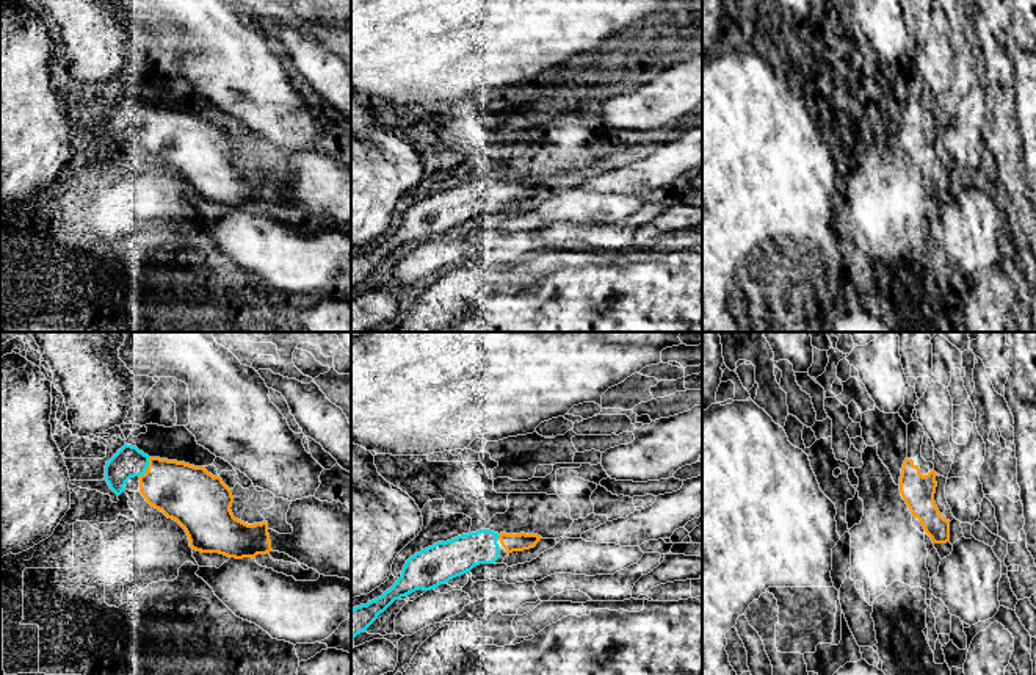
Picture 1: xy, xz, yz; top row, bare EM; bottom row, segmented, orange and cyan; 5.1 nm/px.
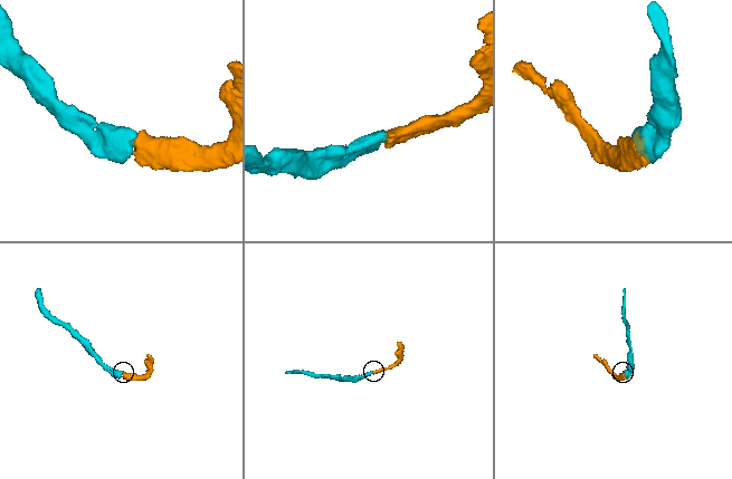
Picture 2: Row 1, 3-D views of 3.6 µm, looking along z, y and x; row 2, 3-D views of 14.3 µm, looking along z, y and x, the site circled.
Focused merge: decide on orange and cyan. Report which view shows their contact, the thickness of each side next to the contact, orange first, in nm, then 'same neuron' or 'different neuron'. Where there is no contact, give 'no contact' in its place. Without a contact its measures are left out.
contact in xy; calibres 300 and 160 nm; same neuron

